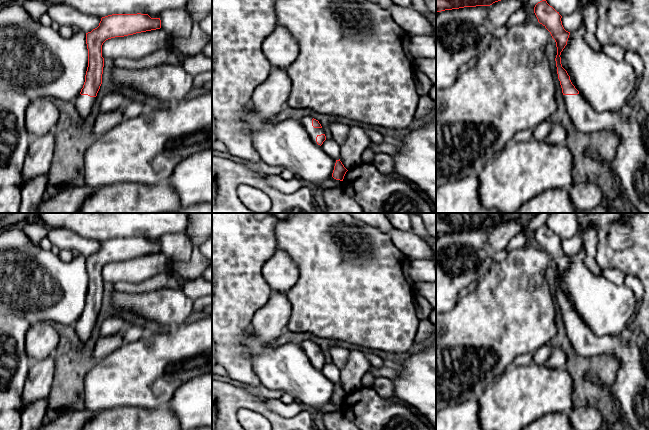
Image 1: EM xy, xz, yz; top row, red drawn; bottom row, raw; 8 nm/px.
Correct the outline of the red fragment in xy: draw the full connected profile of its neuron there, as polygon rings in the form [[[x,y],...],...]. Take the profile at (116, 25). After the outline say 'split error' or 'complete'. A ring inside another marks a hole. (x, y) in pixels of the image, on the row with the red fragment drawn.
[[[112,14],[102,17],[99,26],[86,33],[88,67],[80,95],[74,99],[75,106],[84,119],[90,115],[102,84],[103,43],[111,38],[124,37],[160,28],[160,18],[151,18],[148,14]]]; split error

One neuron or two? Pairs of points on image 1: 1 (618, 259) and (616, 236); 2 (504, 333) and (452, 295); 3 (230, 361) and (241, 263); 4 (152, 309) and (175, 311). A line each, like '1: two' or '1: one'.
1: two
2: two
3: one
4: one

